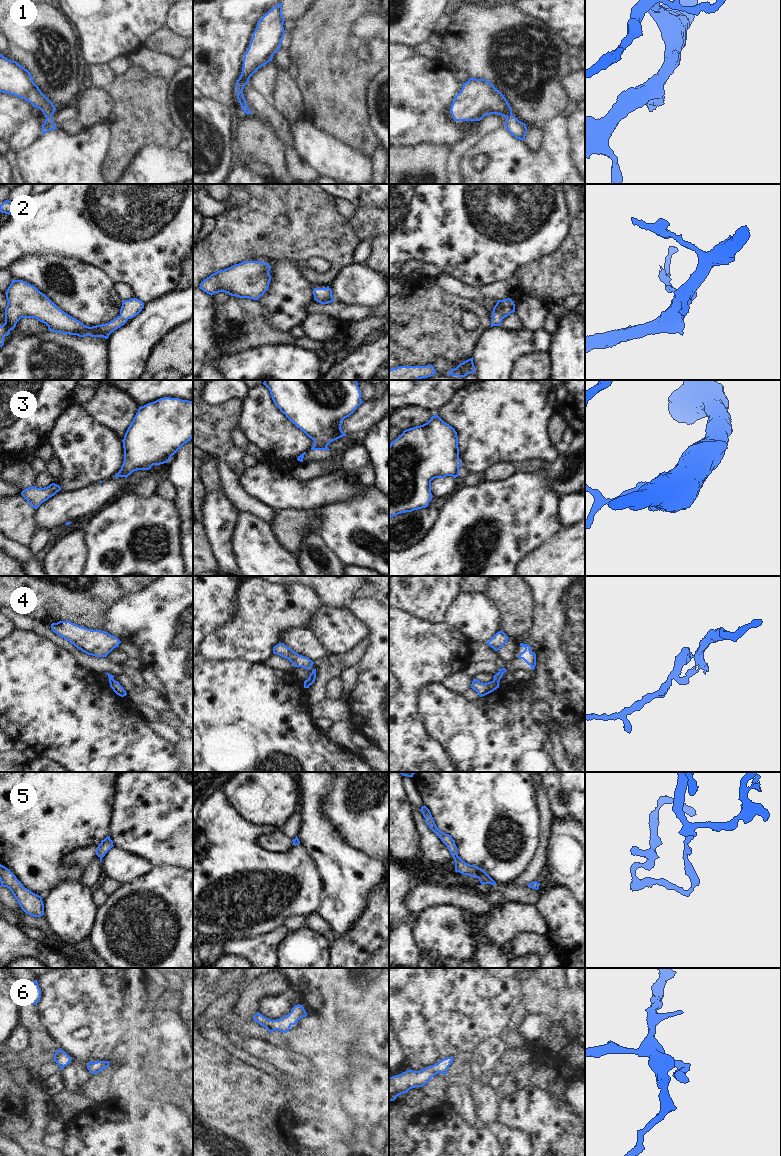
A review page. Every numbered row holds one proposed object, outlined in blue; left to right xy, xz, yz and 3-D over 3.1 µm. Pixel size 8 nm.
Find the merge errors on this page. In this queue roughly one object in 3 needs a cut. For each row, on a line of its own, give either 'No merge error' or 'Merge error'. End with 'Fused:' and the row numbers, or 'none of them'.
1: No merge error
2: No merge error
3: Merge error
4: Merge error
5: No merge error
6: No merge error
Fused: 3, 4.

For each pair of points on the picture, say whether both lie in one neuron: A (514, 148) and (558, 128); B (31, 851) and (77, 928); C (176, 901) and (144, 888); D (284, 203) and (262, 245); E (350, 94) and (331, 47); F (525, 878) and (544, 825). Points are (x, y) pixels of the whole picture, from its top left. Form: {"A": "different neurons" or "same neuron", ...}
{"A": "same neuron", "B": "different neurons", "C": "same neuron", "D": "same neuron", "E": "same neuron", "F": "same neuron"}

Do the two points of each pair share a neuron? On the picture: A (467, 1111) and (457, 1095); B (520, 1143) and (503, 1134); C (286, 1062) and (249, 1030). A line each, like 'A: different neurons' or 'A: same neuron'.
A: same neuron
B: same neuron
C: different neurons

